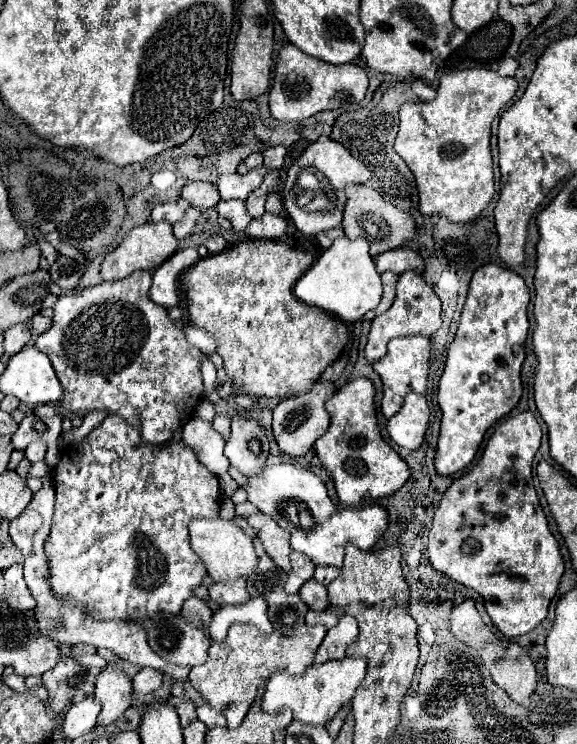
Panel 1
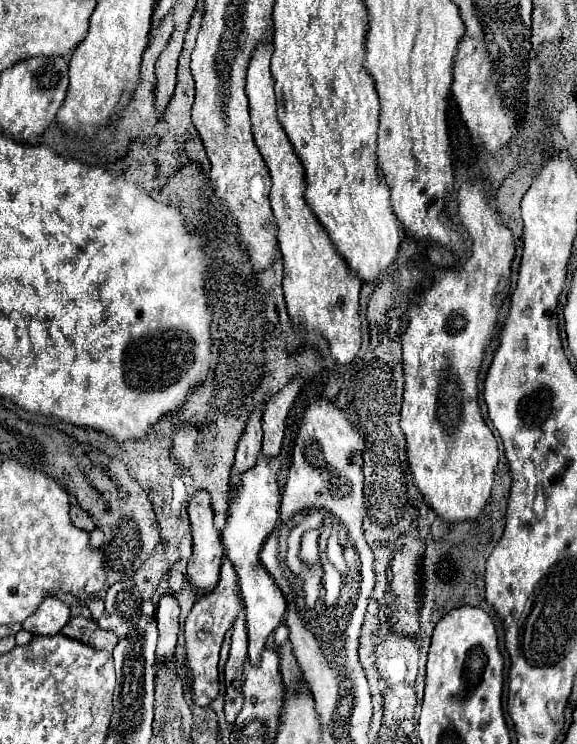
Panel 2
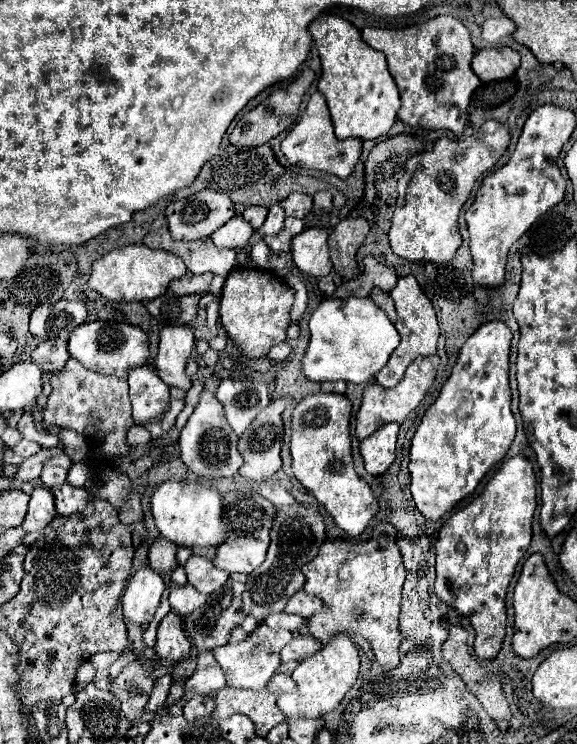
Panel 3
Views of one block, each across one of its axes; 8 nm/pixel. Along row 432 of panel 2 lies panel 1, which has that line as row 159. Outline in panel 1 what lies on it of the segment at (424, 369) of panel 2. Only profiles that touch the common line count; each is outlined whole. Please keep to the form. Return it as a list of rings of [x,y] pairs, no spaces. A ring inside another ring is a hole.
[[[464,68],[440,78],[434,100],[402,104],[394,150],[416,176],[424,216],[438,214],[452,222],[468,222],[488,206],[494,196],[490,124],[516,90],[518,82],[512,76],[500,76],[484,68]]]

